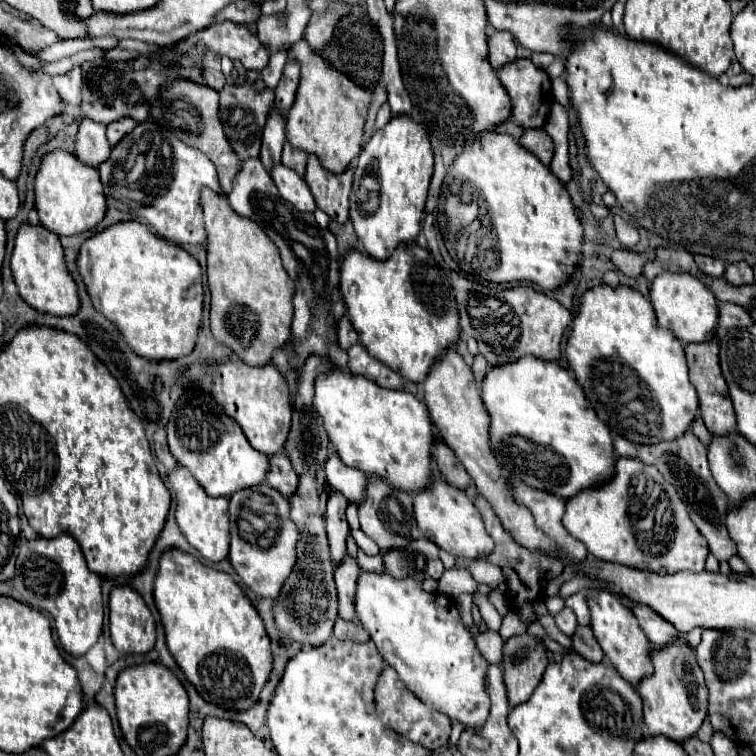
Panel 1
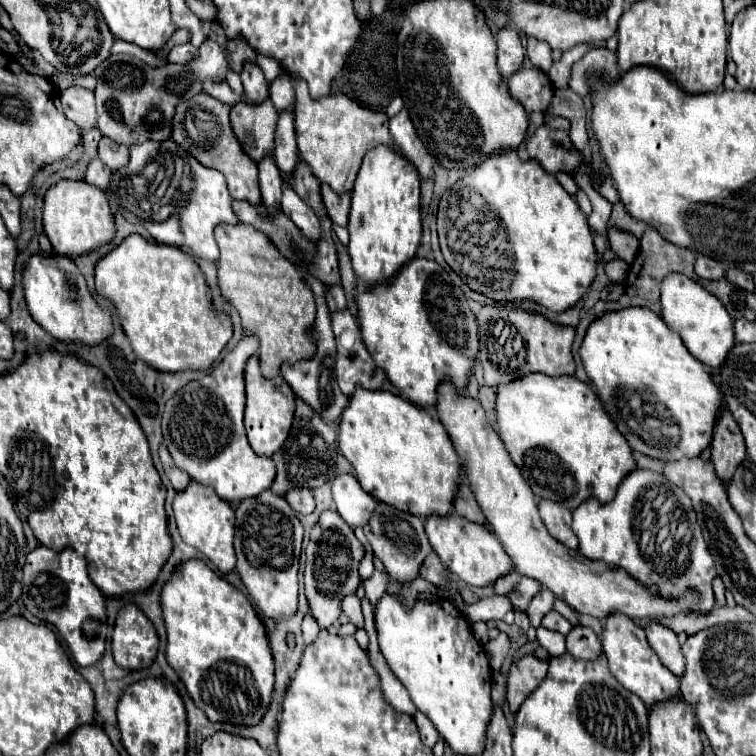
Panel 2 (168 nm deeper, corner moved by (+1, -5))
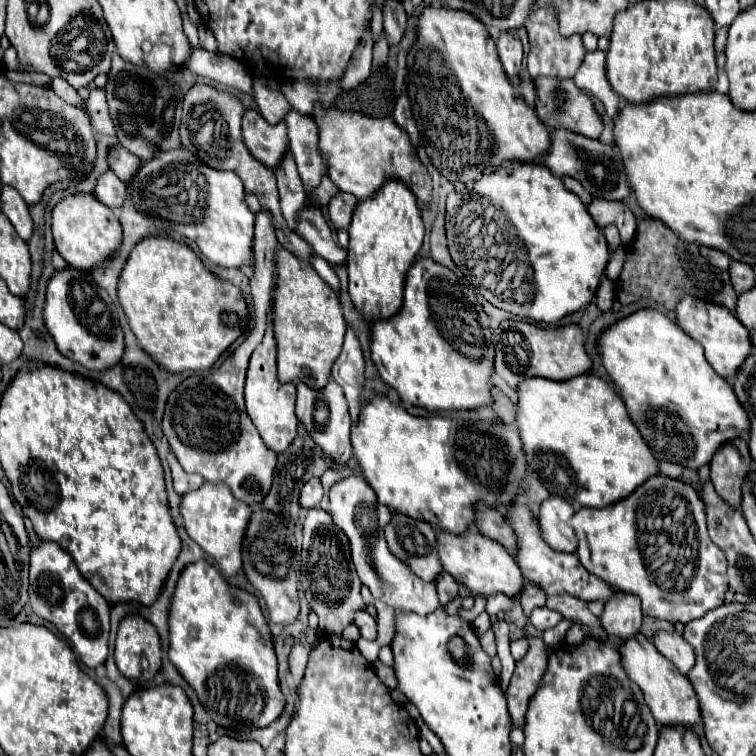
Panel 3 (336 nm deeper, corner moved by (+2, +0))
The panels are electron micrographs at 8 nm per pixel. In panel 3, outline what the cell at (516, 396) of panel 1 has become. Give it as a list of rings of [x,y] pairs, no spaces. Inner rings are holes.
[[[593,374],[563,382],[527,378],[517,386],[517,398],[517,430],[533,474],[553,496],[561,496],[575,508],[603,508],[619,502],[639,482],[659,472],[651,450],[631,426],[623,400],[609,382]]]

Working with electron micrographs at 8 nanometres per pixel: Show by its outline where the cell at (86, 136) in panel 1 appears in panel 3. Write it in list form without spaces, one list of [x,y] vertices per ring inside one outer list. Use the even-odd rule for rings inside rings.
[[[107,170],[103,172],[99,178],[97,178],[97,184],[95,184],[95,196],[107,204],[109,208],[117,208],[123,204],[125,200],[125,182],[121,182],[113,170]]]

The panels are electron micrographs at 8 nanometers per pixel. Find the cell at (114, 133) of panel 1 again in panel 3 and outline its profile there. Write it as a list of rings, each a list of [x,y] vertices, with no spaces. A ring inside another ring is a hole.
[[[115,144],[109,148],[109,154],[107,154],[107,162],[109,162],[109,168],[123,180],[123,182],[129,182],[131,180],[131,174],[135,174],[135,170],[139,168],[139,158],[135,158],[129,150],[123,150],[123,146]]]

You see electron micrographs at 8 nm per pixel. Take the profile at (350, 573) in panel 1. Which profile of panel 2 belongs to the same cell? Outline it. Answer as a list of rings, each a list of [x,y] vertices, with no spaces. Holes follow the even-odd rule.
[[[348,595],[342,601],[342,613],[346,619],[350,619],[358,629],[364,627],[364,615],[362,615],[362,607],[360,607],[360,599],[356,595]]]

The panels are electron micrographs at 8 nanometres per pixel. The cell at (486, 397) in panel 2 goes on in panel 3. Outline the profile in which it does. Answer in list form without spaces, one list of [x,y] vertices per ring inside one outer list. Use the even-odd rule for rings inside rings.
[[[497,386],[491,388],[491,394],[493,394],[493,402],[491,402],[493,412],[495,412],[505,424],[513,424],[513,422],[515,422],[515,404],[513,404]]]

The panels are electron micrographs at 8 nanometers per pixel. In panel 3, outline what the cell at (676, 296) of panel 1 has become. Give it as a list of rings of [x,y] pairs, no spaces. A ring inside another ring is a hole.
[[[685,294],[685,296],[679,298],[675,314],[677,314],[677,324],[695,342],[699,342],[703,346],[707,362],[723,378],[731,378],[731,374],[735,374],[735,370],[739,368],[739,362],[743,362],[743,358],[747,358],[747,354],[751,352],[749,330],[739,322],[739,318],[733,316],[725,306],[717,306],[717,304],[711,304],[711,302],[701,302],[699,298],[695,298],[691,294]]]

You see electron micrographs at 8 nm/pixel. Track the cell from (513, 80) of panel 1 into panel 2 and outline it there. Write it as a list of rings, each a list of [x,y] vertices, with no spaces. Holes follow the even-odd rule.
[[[520,69],[508,79],[508,89],[528,113],[546,111],[552,99],[552,83],[540,69]]]

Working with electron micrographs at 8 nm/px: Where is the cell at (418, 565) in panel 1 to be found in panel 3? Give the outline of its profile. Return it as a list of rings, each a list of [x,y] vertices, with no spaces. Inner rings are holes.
[[[441,572],[441,574],[437,576],[435,586],[437,586],[437,592],[439,592],[439,602],[441,602],[443,606],[449,604],[449,602],[457,596],[457,590],[459,590],[455,578],[451,578],[451,574],[447,574],[447,572]]]

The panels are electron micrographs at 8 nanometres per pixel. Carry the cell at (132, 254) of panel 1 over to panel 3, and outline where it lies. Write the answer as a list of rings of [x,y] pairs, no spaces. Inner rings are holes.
[[[163,236],[133,246],[119,276],[119,304],[139,346],[173,374],[211,368],[249,320],[241,288],[215,278],[189,246]]]

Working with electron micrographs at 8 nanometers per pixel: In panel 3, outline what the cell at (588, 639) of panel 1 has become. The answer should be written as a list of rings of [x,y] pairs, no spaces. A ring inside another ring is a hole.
[[[573,624],[573,626],[569,628],[567,636],[565,636],[565,642],[567,642],[569,646],[579,646],[579,644],[583,644],[583,640],[585,640],[583,626],[581,626],[581,624]]]

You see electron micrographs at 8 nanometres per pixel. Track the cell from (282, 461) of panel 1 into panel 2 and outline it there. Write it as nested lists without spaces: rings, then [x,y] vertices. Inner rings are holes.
[[[292,489],[284,495],[284,499],[290,503],[290,507],[296,511],[296,513],[312,513],[314,507],[316,507],[316,501],[314,501],[314,493],[312,489]]]

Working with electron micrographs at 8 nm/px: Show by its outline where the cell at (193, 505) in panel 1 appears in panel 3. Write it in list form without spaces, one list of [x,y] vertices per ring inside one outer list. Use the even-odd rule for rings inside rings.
[[[205,482],[199,490],[191,490],[181,496],[179,512],[185,520],[185,530],[223,570],[225,576],[233,576],[241,570],[241,540],[247,528],[247,518],[251,518],[251,506],[233,498],[227,486],[215,486]]]

